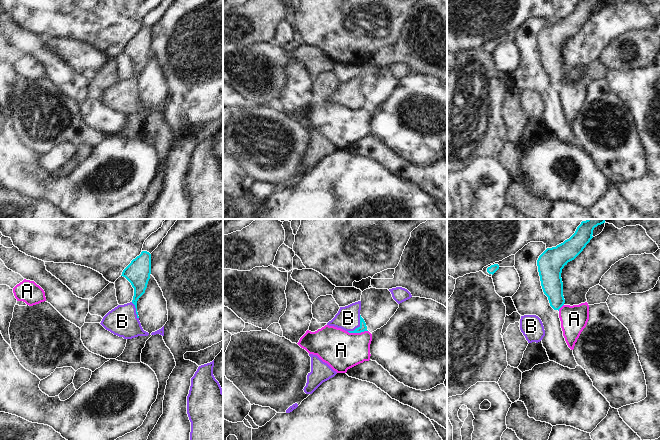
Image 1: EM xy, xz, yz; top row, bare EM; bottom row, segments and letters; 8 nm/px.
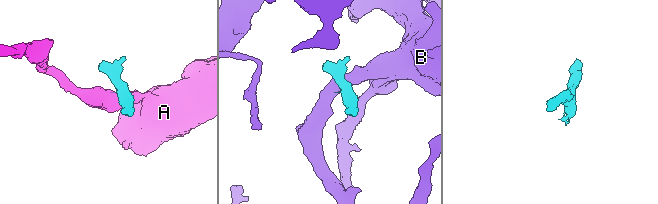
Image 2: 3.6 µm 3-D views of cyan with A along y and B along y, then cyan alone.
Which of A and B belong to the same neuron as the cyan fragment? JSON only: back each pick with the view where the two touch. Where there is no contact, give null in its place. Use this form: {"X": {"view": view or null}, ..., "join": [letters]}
{"B": {"view": "xz"}, "join": ["B"]}

